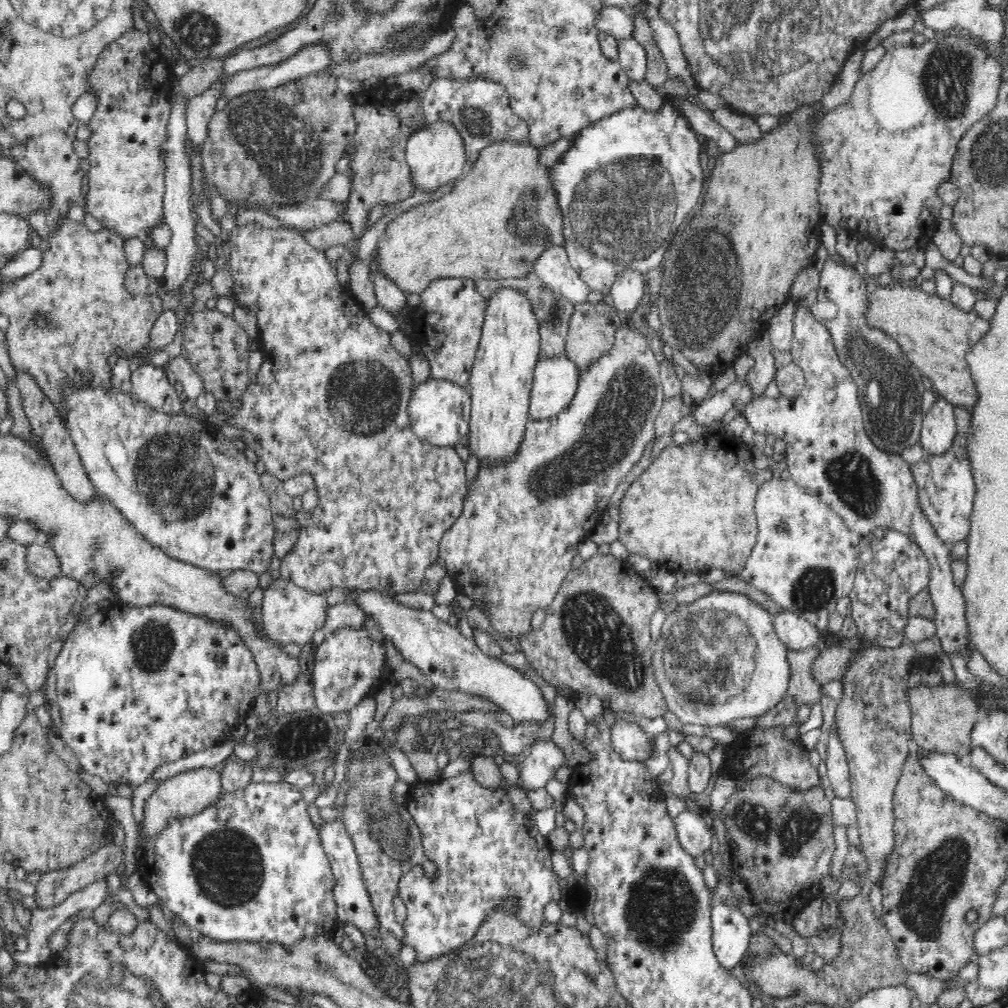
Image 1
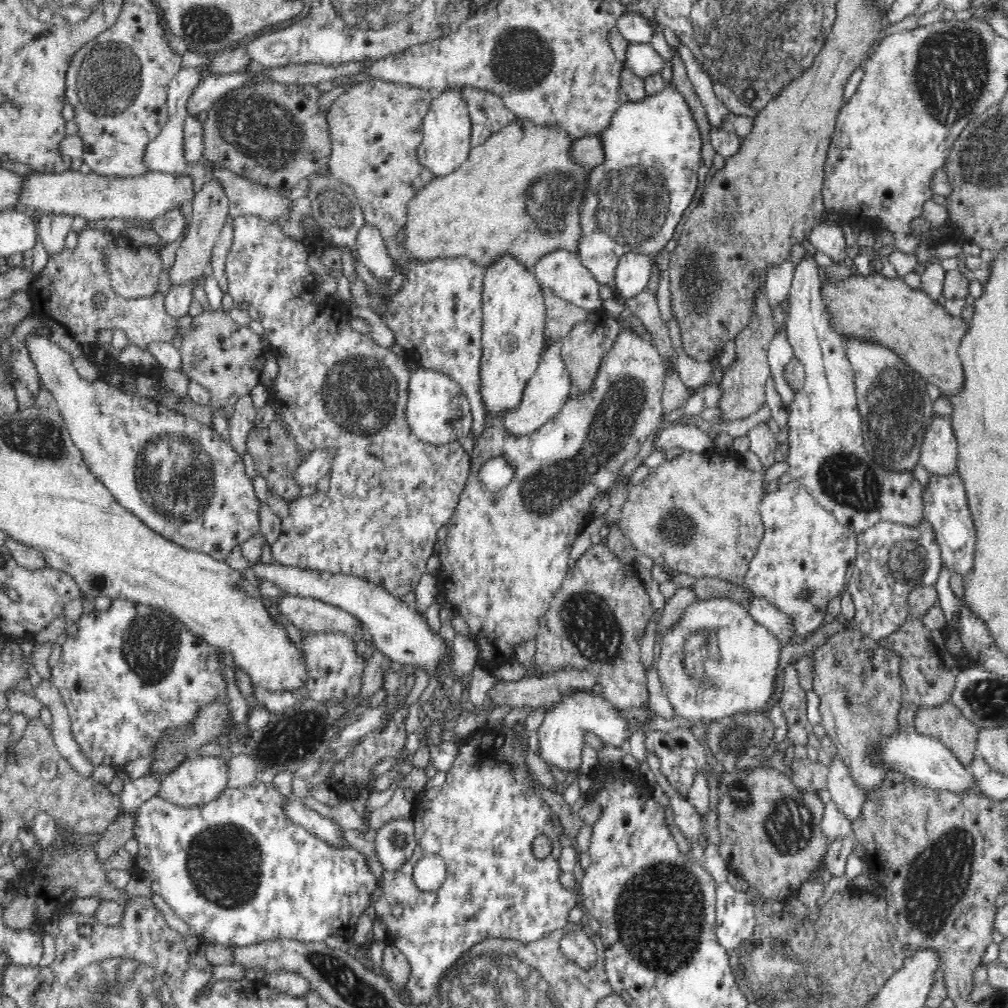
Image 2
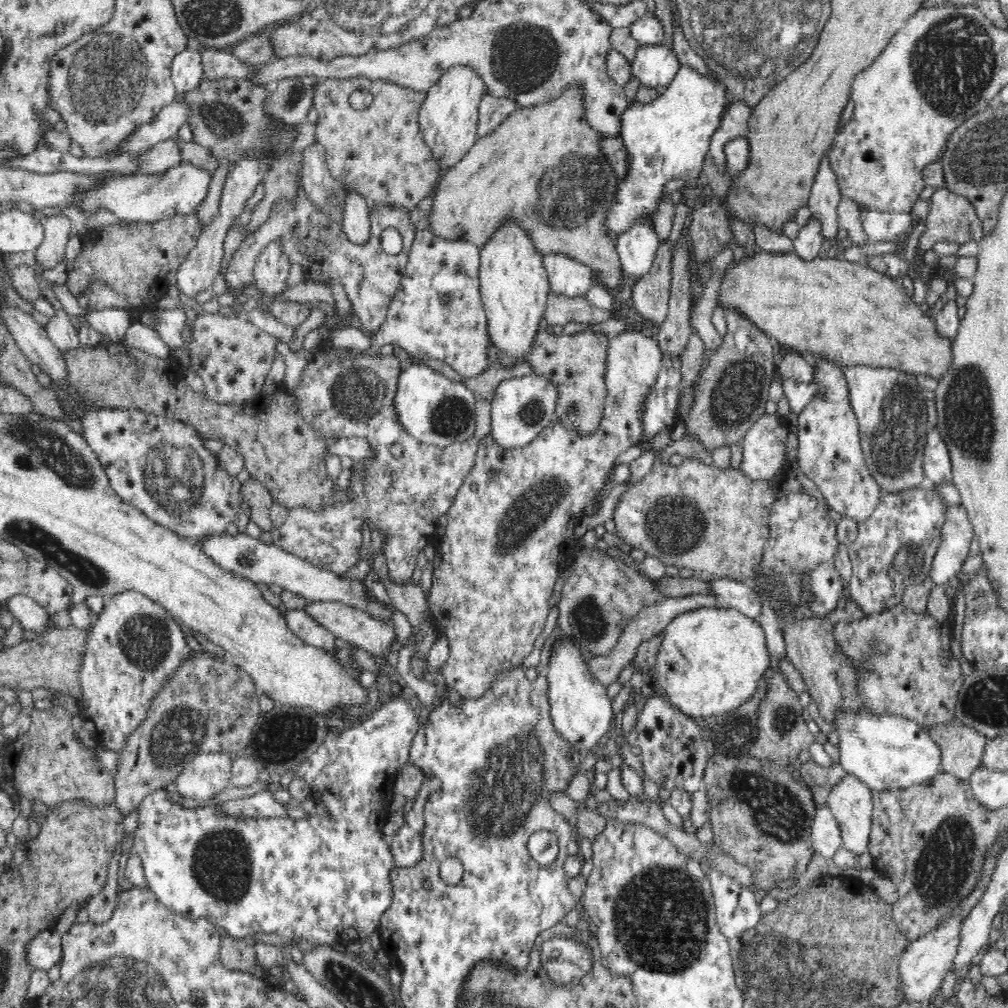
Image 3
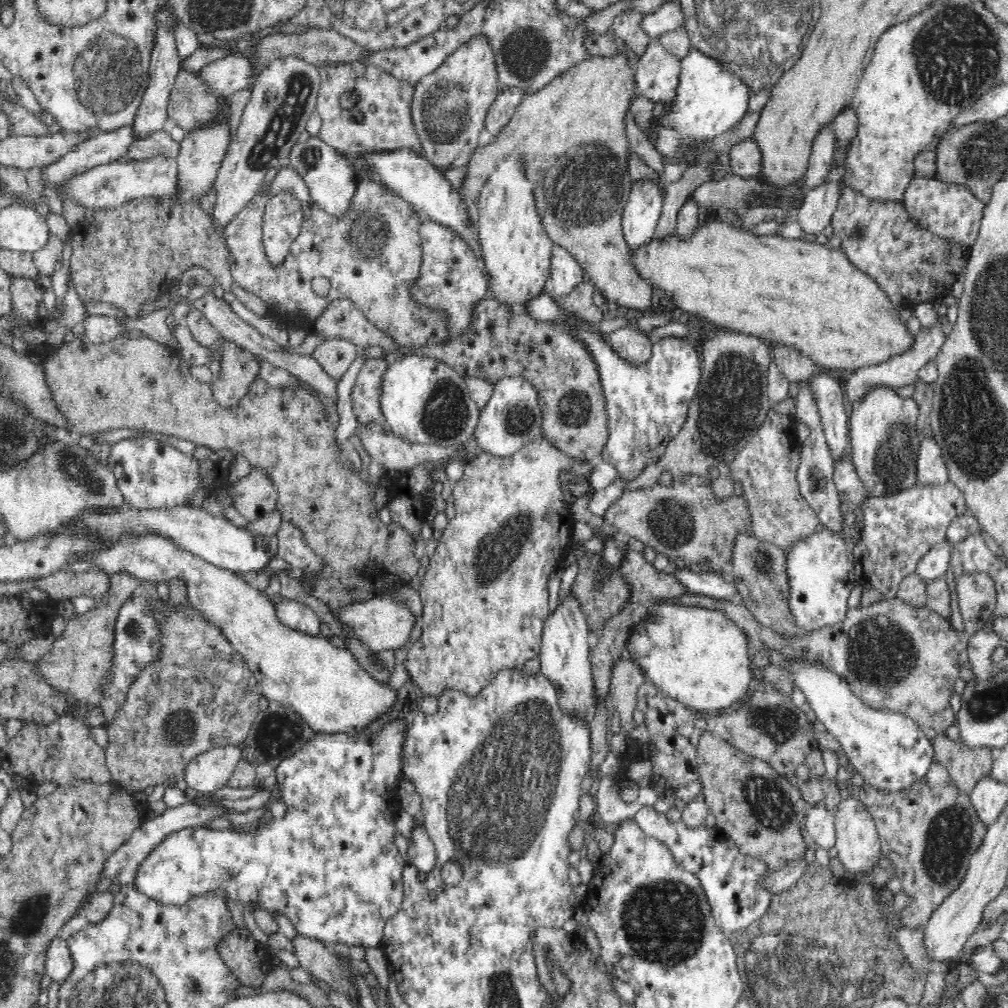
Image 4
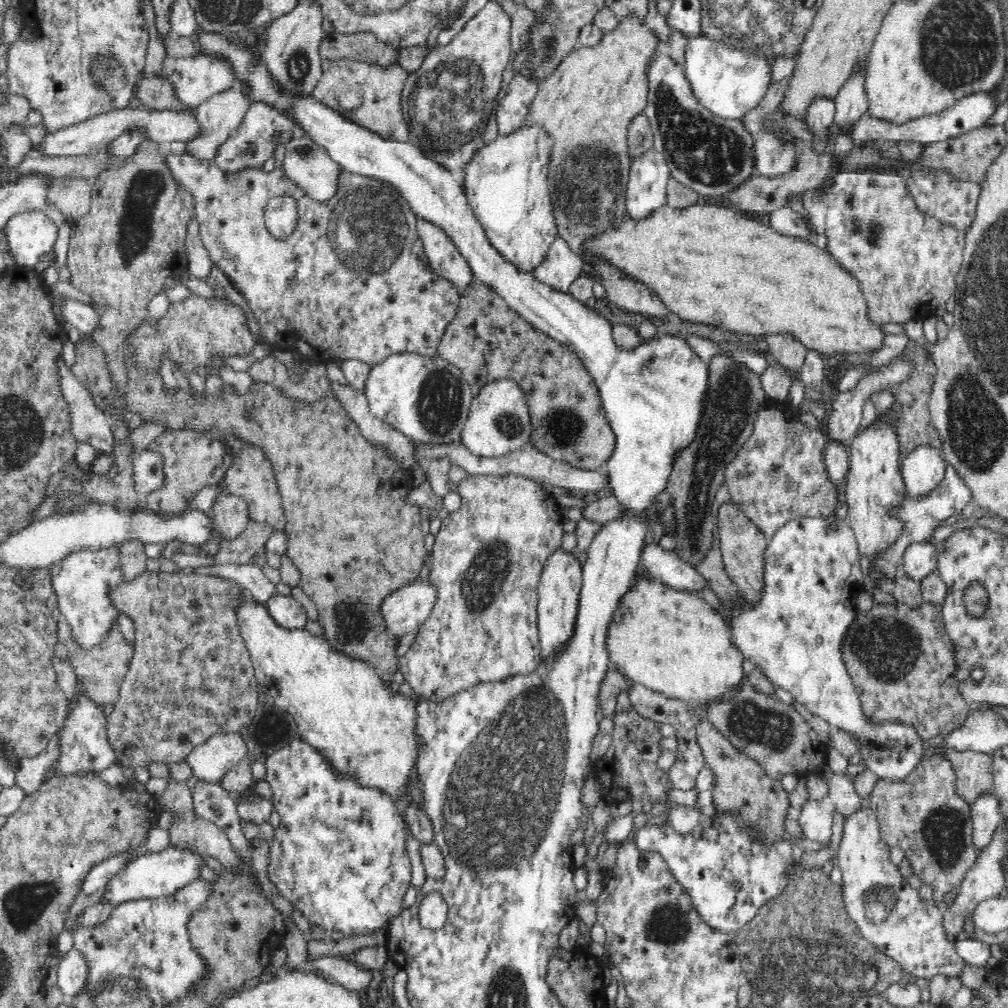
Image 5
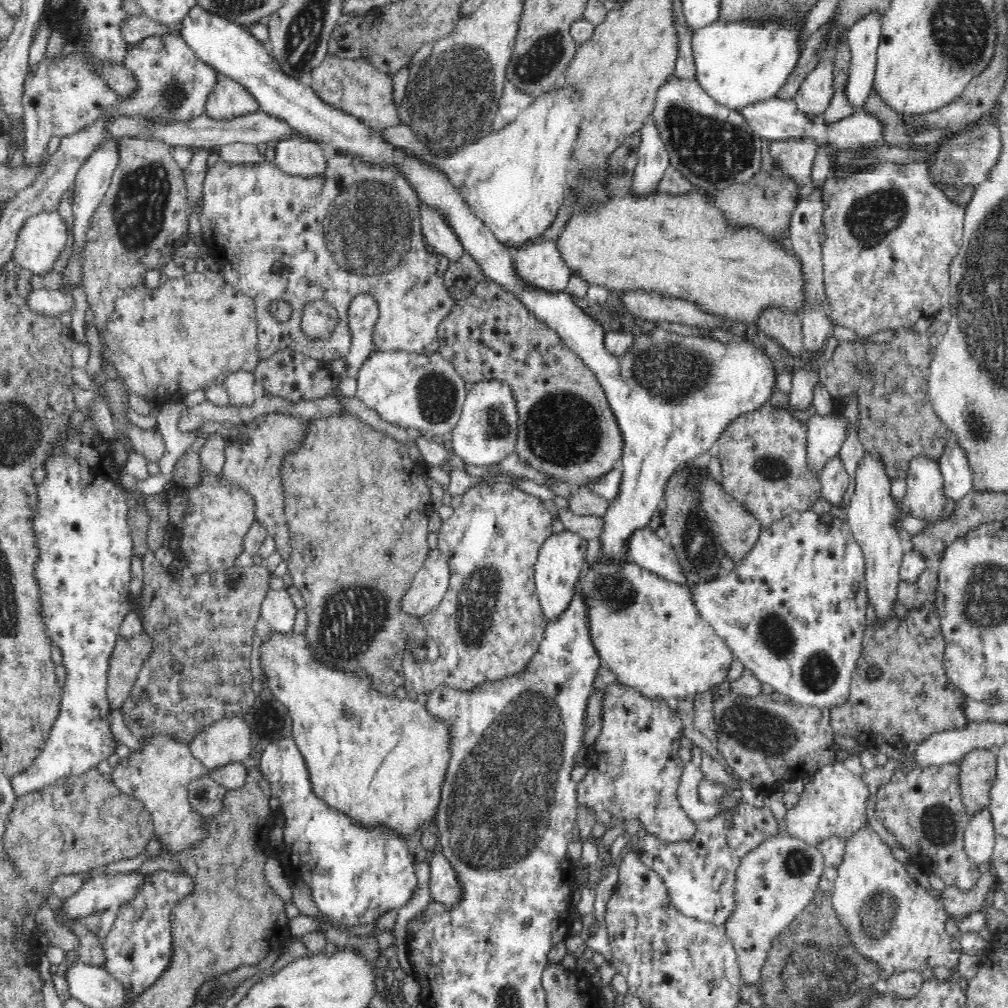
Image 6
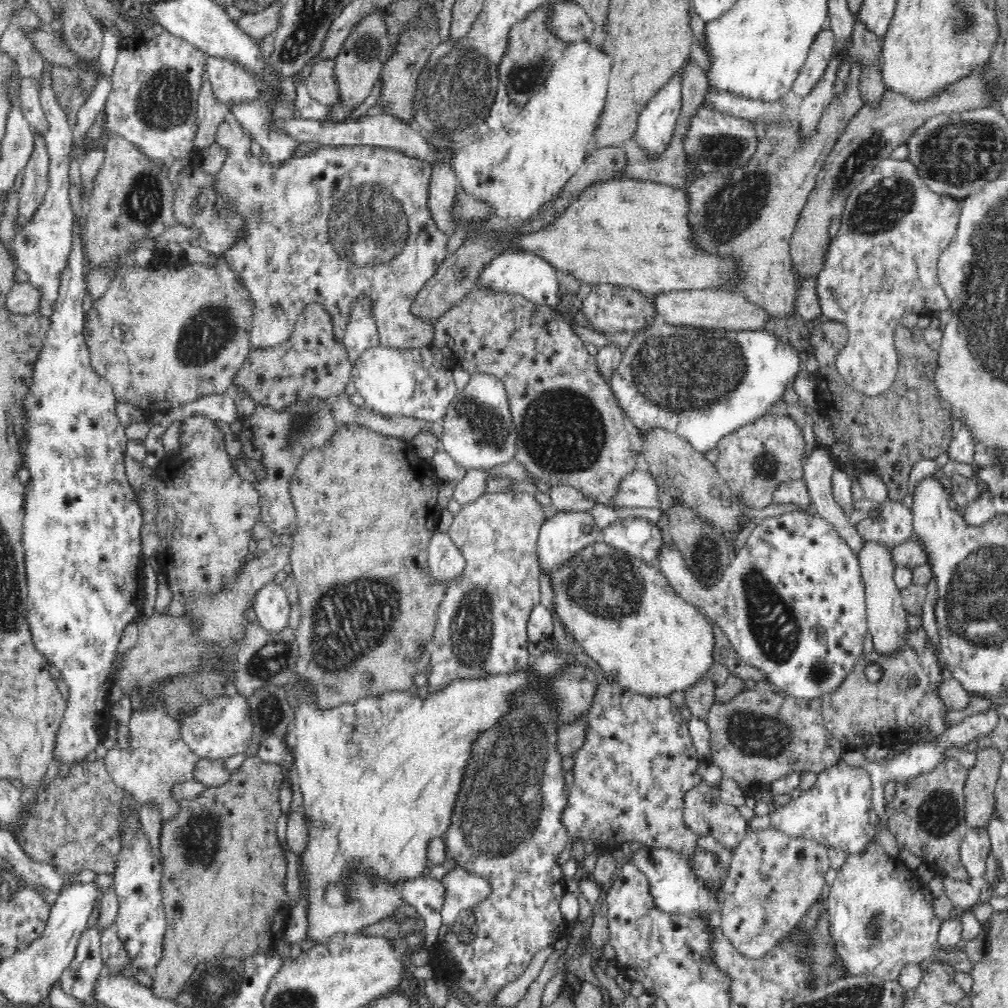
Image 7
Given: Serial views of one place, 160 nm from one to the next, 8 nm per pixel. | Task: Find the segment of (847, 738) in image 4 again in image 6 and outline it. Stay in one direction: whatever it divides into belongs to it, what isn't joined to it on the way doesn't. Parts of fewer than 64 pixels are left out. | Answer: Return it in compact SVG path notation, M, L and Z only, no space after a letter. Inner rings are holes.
M810 510L796 511L793 514L784 515L781 519L776 519L769 527L761 529L759 535L756 544L739 558L734 568L728 571L728 574L712 581L684 584L687 585L689 600L698 609L703 620L729 646L732 656L738 658L746 669L750 669L760 682L770 684L775 692L790 697L794 704L806 706L830 708L844 703L848 698L850 682L862 653L864 632L867 628L866 610L868 610L865 557L858 547L858 543L852 537L849 525L831 513L816 514Z

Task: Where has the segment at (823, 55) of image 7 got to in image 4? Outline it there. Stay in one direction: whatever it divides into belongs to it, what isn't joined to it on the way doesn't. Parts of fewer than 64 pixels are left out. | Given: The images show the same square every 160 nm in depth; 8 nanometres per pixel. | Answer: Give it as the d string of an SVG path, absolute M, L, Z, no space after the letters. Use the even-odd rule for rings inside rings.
M824 127L815 138L805 174L808 190L814 190L827 181L833 166L836 136L832 127Z

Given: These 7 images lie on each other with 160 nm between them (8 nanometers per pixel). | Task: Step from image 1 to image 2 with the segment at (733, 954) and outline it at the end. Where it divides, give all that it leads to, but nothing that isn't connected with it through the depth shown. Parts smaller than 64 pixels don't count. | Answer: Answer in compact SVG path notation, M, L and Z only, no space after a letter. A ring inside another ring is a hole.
M729 883L718 884L716 888L716 936L720 945L730 954L736 947L739 947L745 938L750 938L753 928L756 926L754 918L753 902L742 900L741 892L736 892Z

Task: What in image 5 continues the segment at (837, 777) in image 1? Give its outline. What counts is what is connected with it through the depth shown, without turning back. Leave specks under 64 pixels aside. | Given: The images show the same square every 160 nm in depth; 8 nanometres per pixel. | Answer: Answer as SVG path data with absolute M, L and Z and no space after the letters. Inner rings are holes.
M861 807L856 813L845 818L842 828L842 840L836 850L836 862L842 873L844 886L843 901L845 912L857 924L861 936L871 944L876 944L880 953L895 961L904 973L908 973L915 981L929 980L933 976L956 977L963 970L965 962L956 952L954 941L946 938L943 925L943 910L934 901L918 900L918 892L906 884L900 876L899 867L890 868L890 847L883 841L876 814L871 808Z

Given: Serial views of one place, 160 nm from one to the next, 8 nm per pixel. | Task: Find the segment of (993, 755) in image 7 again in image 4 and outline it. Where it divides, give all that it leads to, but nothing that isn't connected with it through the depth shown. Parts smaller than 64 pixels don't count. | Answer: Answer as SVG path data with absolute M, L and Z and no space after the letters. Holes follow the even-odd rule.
M944 733L938 740L934 741L934 750L935 760L946 768L961 793L972 793L972 790L977 786L977 782L991 774L993 759L991 750L987 747L968 747L962 743L962 740L954 741Z

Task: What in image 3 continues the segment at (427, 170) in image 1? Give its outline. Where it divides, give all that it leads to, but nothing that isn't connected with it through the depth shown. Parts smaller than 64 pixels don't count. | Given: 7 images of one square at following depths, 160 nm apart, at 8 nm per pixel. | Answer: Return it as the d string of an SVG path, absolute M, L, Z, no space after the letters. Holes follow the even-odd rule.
M467 66L450 67L427 90L419 110L419 129L440 170L450 170L477 141L478 106L485 93L484 81Z

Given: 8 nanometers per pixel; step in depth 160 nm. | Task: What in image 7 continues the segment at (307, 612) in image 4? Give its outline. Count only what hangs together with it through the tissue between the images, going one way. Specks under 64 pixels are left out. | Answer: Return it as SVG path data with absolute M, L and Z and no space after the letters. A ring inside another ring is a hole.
M273 580L262 584L253 594L251 602L258 622L271 631L288 627L290 605L287 592Z

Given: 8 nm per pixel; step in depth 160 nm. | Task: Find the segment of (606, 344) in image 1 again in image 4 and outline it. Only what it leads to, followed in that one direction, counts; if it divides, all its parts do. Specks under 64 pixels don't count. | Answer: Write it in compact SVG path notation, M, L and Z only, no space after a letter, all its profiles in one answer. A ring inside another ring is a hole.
M490 297L477 303L471 319L468 334L445 345L431 346L426 355L444 361L461 375L484 378L491 383L502 377L525 378L538 391L544 408L542 435L567 456L579 460L599 458L609 436L606 398L597 365L584 342L564 330L537 322L520 306L508 309Z

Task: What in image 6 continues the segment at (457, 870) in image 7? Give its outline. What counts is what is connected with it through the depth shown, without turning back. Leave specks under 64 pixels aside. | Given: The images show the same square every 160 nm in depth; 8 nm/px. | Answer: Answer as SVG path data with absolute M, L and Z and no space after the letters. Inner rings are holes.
M438 848L430 852L428 861L431 900L440 904L444 911L453 911L464 900L464 888L457 871Z

